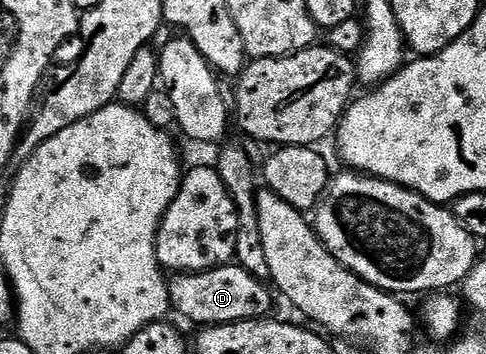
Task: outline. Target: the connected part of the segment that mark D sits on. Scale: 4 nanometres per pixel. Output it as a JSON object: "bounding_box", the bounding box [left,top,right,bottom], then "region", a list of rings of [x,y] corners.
{"bounding_box":[169,262,274,326],"region":[[[236,262],[223,264],[220,268],[209,268],[207,272],[184,272],[175,275],[169,285],[171,309],[175,313],[179,312],[184,319],[198,324],[197,326],[260,320],[271,315],[270,307],[274,304],[270,297],[271,289],[263,281],[252,278],[252,274],[248,274],[248,270],[244,270]]]}

